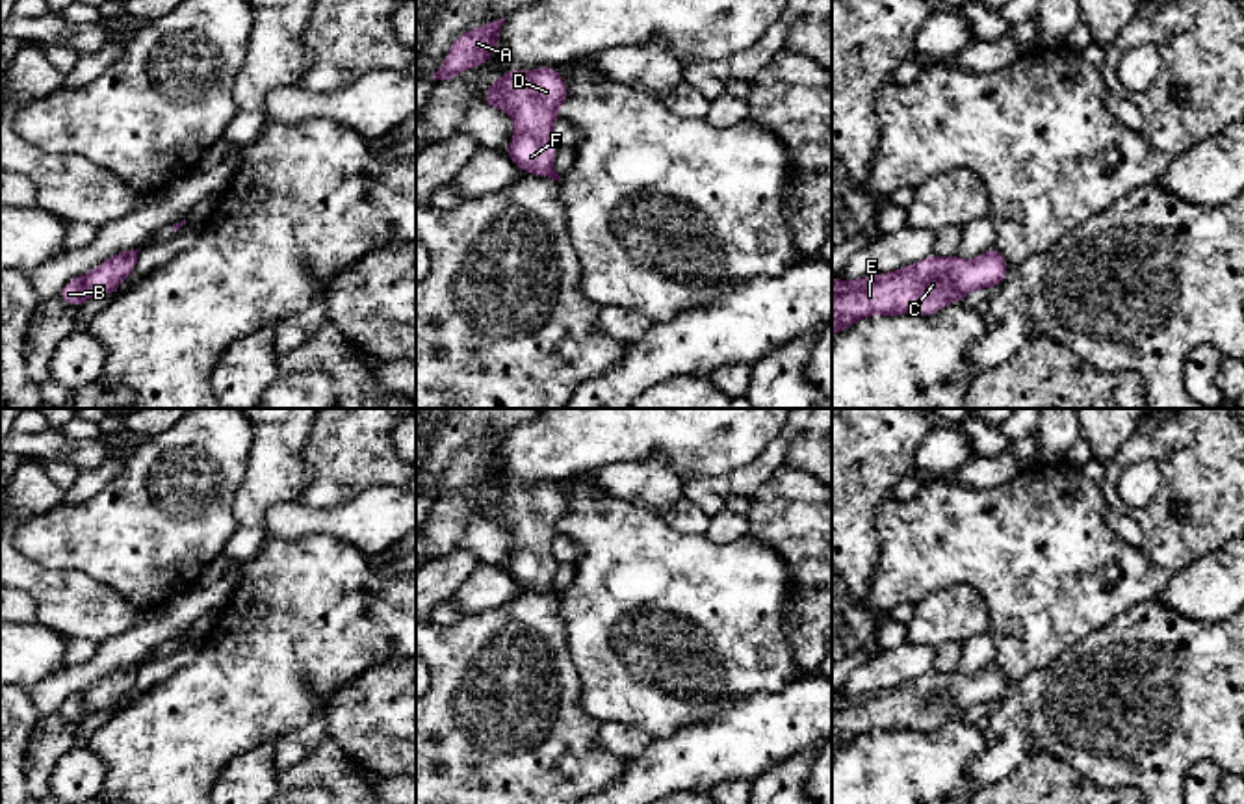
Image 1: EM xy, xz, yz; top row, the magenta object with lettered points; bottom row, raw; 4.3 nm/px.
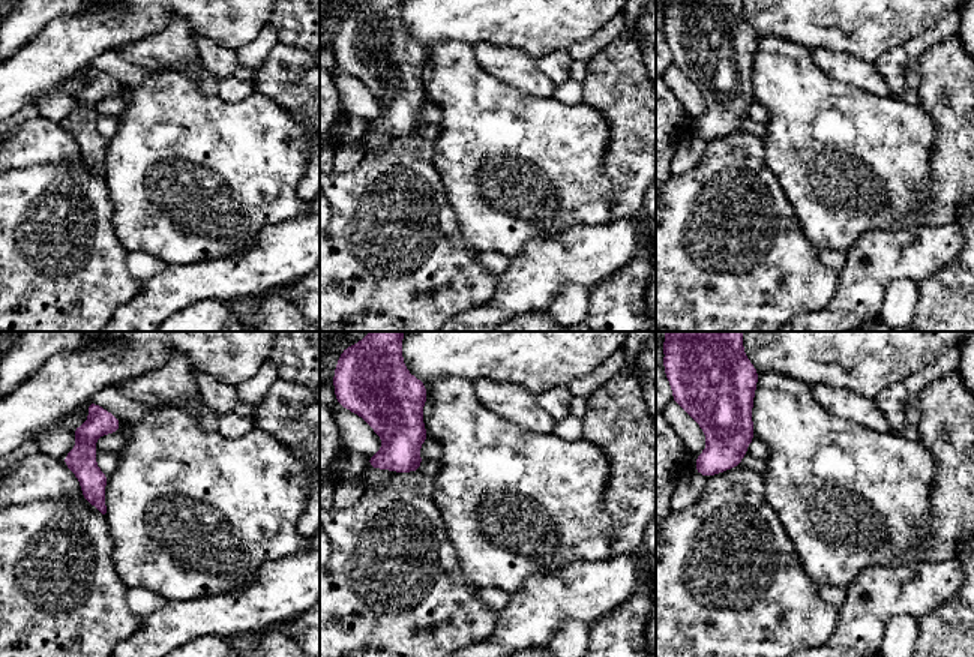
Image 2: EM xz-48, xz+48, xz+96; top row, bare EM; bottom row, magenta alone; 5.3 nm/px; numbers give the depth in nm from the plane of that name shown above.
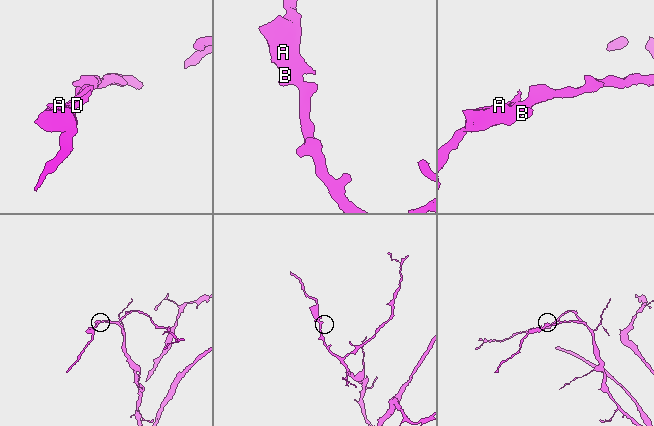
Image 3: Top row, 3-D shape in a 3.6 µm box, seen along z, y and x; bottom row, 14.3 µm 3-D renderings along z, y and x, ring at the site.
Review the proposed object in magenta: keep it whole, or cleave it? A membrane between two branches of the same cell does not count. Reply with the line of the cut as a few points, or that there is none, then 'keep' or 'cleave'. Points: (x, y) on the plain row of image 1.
cut none; keep

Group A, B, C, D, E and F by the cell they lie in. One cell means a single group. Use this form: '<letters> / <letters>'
A B C D E F

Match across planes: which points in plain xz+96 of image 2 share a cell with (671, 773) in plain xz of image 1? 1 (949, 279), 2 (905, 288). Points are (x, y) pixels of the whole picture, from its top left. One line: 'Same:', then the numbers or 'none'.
Same: none

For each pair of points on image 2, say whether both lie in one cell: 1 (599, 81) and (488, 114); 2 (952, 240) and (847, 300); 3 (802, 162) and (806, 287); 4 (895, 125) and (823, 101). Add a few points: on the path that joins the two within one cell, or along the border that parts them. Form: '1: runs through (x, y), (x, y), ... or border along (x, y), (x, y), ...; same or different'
1: border along (584, 101), (595, 107), (610, 125); different
2: runs through (926, 249), (889, 258), (872, 275); same
3: border along (791, 203), (800, 231), (820, 249); different
4: runs through (877, 125), (856, 125), (841, 110); same

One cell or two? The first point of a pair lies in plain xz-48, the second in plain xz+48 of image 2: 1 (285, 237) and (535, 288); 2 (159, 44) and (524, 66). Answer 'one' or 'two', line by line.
1: one
2: one

